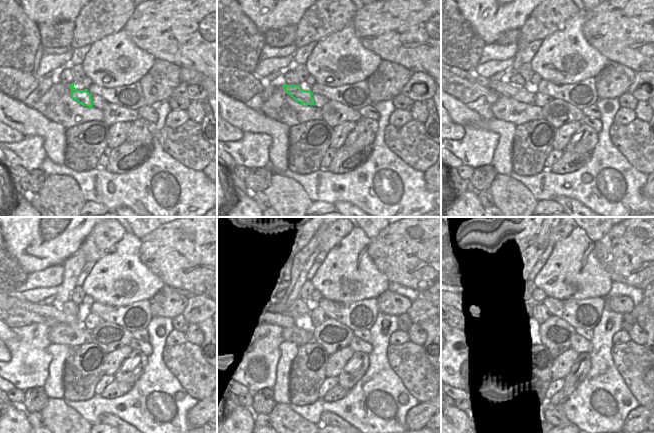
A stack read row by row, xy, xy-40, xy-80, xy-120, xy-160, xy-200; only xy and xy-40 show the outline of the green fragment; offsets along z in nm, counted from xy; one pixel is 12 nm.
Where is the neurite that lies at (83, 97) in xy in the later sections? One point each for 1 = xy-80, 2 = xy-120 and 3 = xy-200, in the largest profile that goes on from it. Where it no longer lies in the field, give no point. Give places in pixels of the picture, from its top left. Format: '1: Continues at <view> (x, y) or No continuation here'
1: Continues at xy-80 (519, 93)
2: Continues at xy-120 (40, 308)
3: Continues at xy-200 (461, 301)

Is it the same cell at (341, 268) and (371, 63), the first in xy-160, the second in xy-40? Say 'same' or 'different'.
same

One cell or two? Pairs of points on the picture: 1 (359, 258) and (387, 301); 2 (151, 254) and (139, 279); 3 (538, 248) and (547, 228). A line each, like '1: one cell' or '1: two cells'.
1: two cells
2: two cells
3: one cell

